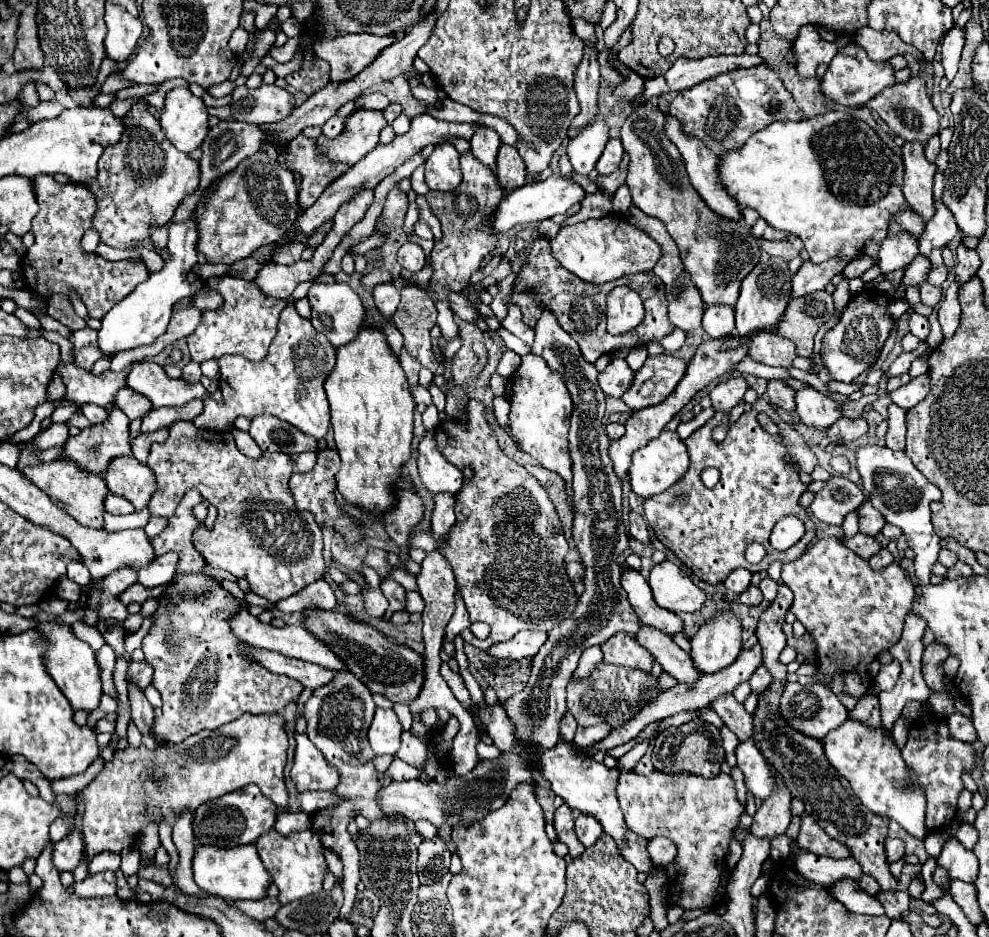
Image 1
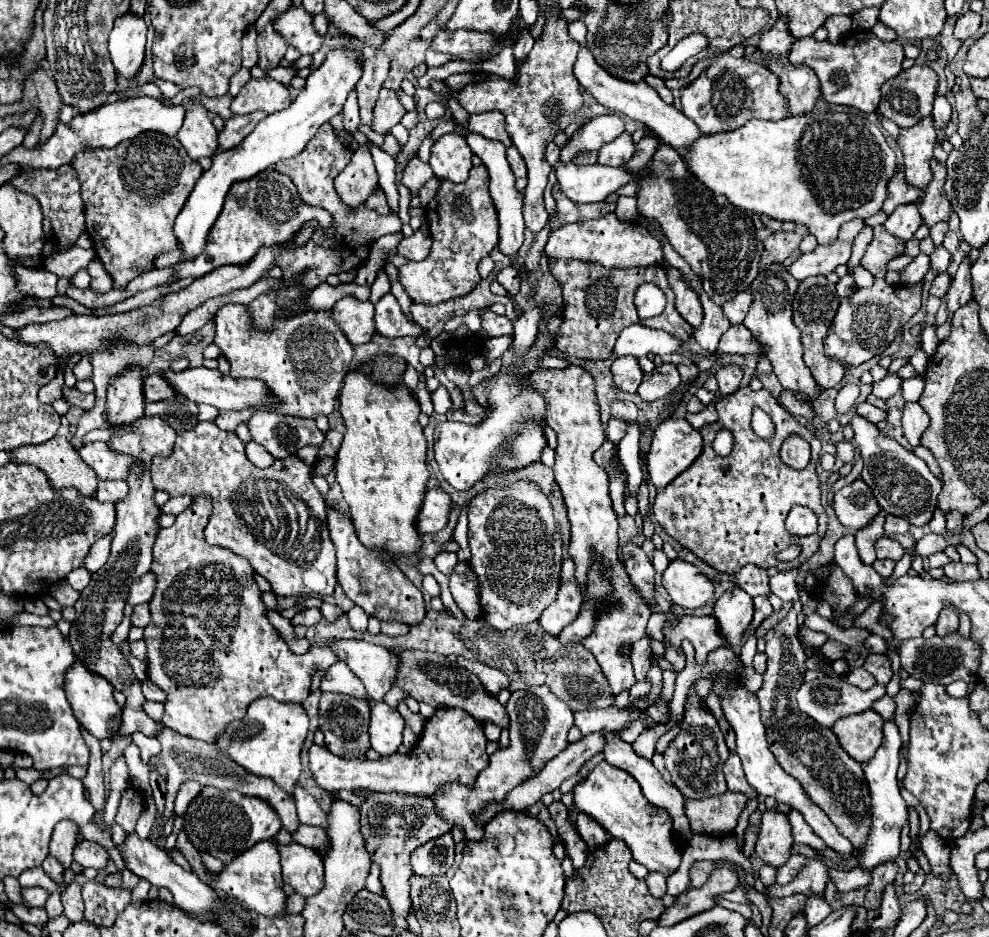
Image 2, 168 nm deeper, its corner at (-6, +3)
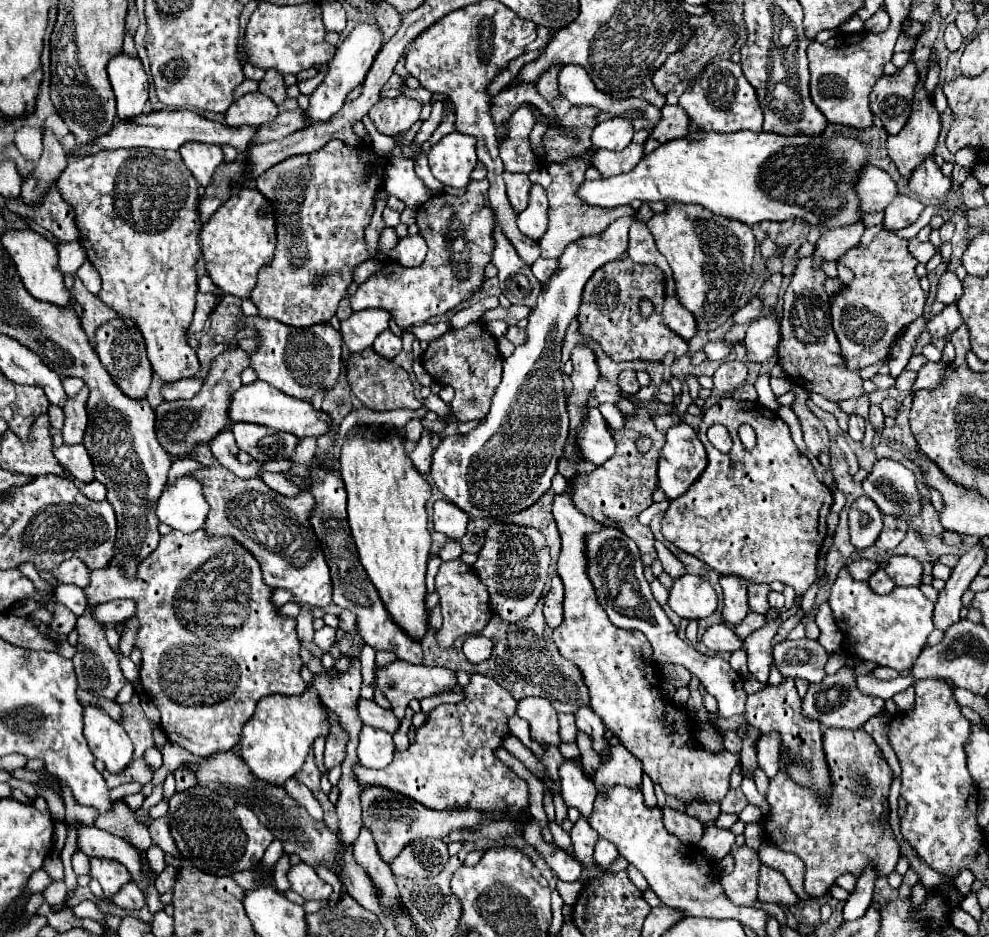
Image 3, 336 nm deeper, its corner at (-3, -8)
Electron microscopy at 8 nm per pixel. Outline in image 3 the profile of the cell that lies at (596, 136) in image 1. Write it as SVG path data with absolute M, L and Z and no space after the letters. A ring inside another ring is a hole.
M610 118L600 122L592 132L592 146L596 150L622 150L634 136L632 122L626 118Z

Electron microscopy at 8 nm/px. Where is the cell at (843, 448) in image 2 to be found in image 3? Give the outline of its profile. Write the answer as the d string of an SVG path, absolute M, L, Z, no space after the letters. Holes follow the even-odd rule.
M728 396L704 412L698 438L706 448L708 466L682 496L670 500L670 506L664 512L662 520L664 538L682 552L688 552L706 562L720 576L740 576L748 582L766 584L780 580L792 586L796 594L804 594L818 578L816 562L820 546L828 534L826 516L832 506L832 492L822 482L818 482L808 456L796 448L788 424L770 410L766 410L766 414L760 412L754 402L742 402ZM712 424L722 424L728 428L734 442L728 454L716 450L706 438L706 430ZM742 424L750 424L756 432L758 442L752 450L746 450L746 446L738 438L738 428Z

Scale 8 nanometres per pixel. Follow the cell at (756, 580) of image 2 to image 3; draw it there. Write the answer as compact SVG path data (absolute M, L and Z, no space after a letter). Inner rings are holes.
M750 584L748 586L748 604L752 612L760 612L766 614L768 612L768 592L770 586L768 584Z

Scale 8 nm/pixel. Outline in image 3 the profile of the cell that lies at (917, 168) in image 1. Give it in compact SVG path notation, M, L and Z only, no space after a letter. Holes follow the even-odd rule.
M922 72L920 76L920 82L916 86L916 96L914 96L914 108L912 108L912 116L910 120L906 122L906 126L902 128L902 132L898 132L896 136L888 136L888 156L894 160L898 172L902 174L902 178L910 180L914 168L918 168L918 164L922 164L926 160L926 156L930 152L934 152L934 146L936 146L936 140L938 140L938 134L940 134L940 116L936 112L936 108L930 104L928 96L926 96L926 90L924 90L924 76L926 72Z

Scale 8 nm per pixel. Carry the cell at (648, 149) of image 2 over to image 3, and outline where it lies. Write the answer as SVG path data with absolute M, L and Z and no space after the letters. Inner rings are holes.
M664 106L662 108L662 120L660 124L650 132L646 144L644 144L644 154L654 152L658 146L682 138L688 134L690 128L690 120L686 116L686 112L680 106Z

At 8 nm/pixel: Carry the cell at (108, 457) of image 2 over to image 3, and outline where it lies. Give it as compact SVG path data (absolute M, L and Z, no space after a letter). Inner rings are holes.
M64 444L54 450L54 456L58 458L60 464L64 464L64 468L68 468L72 478L78 478L78 482L88 484L90 480L94 480L94 464L82 444L78 446Z

